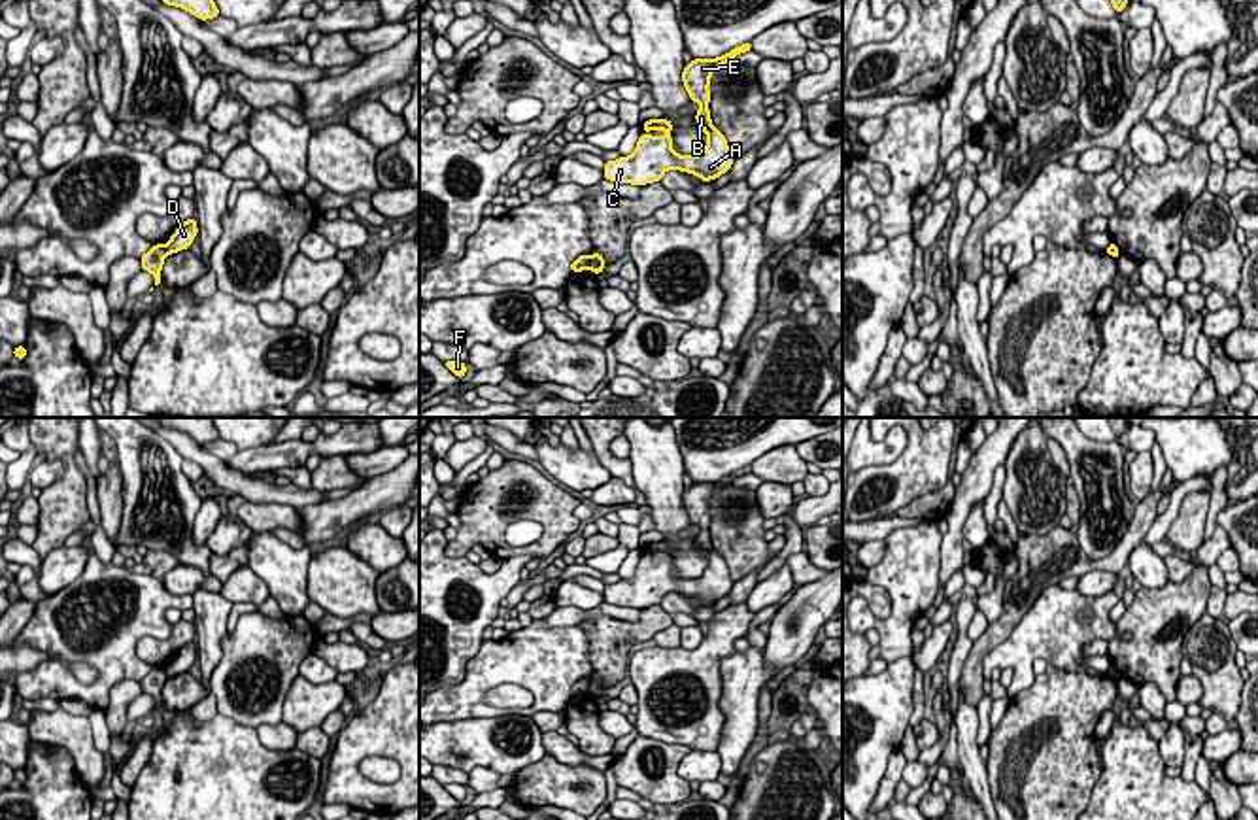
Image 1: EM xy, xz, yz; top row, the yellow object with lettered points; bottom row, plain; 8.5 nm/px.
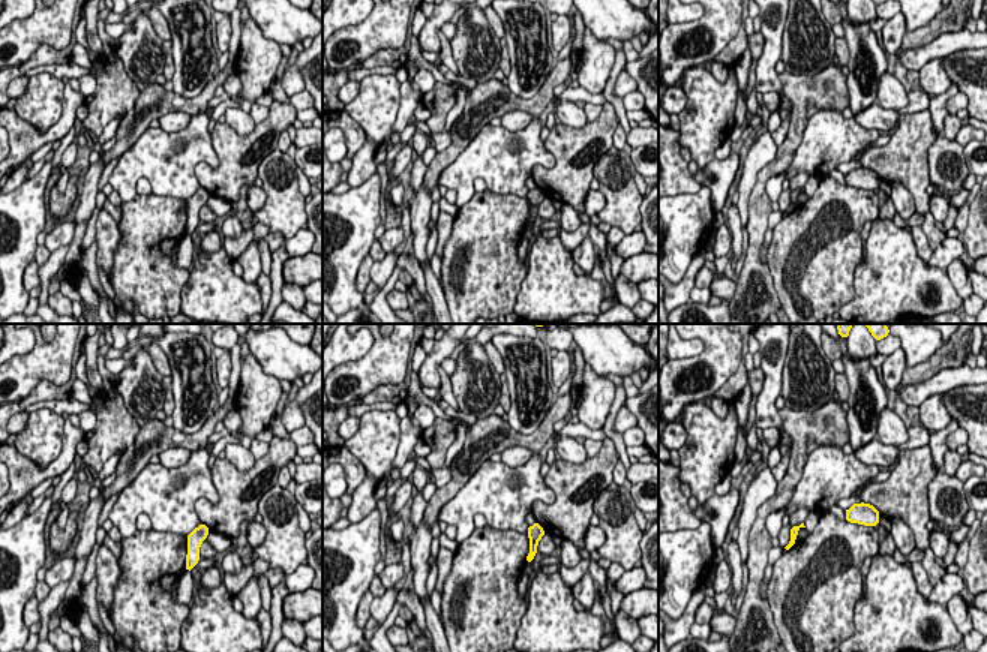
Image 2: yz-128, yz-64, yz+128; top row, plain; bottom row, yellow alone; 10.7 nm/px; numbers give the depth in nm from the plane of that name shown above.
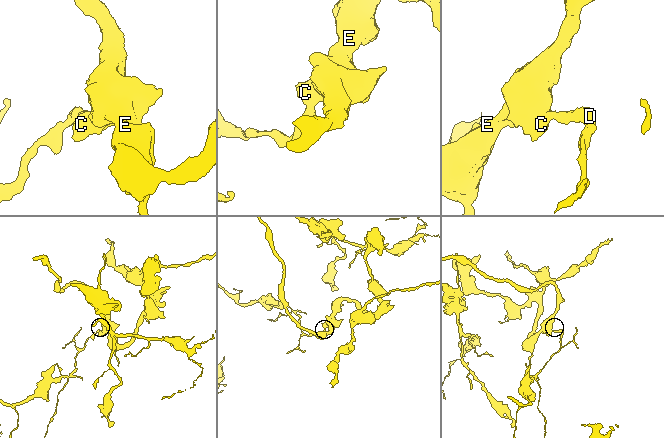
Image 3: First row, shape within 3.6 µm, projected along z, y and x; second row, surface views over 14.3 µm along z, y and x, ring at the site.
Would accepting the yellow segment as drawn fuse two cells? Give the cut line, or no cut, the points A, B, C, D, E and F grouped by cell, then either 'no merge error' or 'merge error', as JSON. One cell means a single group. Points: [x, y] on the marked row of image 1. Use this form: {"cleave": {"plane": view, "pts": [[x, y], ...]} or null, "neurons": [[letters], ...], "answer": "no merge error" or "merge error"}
{"cleave": {"plane": "xz", "pts": [[588, 257], [590, 267]]}, "neurons": [["A", "B", "C", "D", "E"], ["F"]], "answer": "merge error"}

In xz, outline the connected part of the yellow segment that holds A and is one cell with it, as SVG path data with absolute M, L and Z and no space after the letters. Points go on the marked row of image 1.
M746 42L718 59L693 59L691 64L682 72L682 81L691 102L701 106L695 113L695 119L708 138L705 149L699 155L691 157L674 153L671 136L672 123L665 117L650 119L642 125L644 134L638 138L633 155L604 162L604 179L616 183L646 185L661 181L667 170L680 170L695 174L706 183L725 174L735 159L729 153L725 136L712 125L708 110L708 85L714 70L750 49L752 42Z

